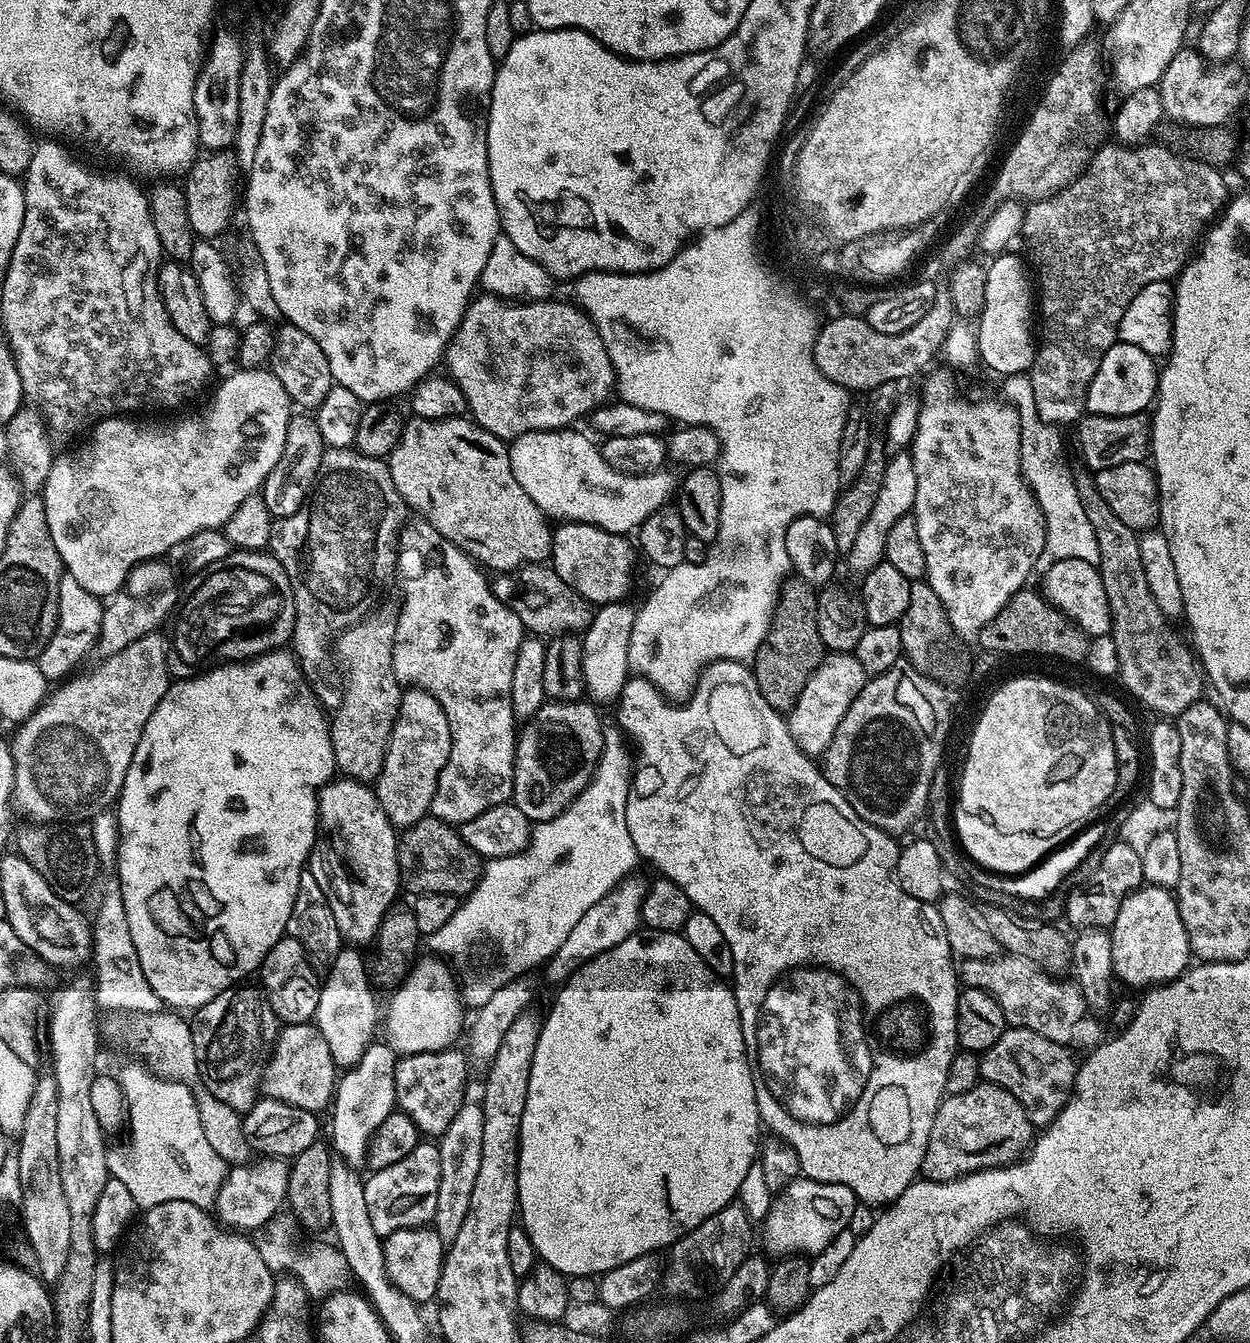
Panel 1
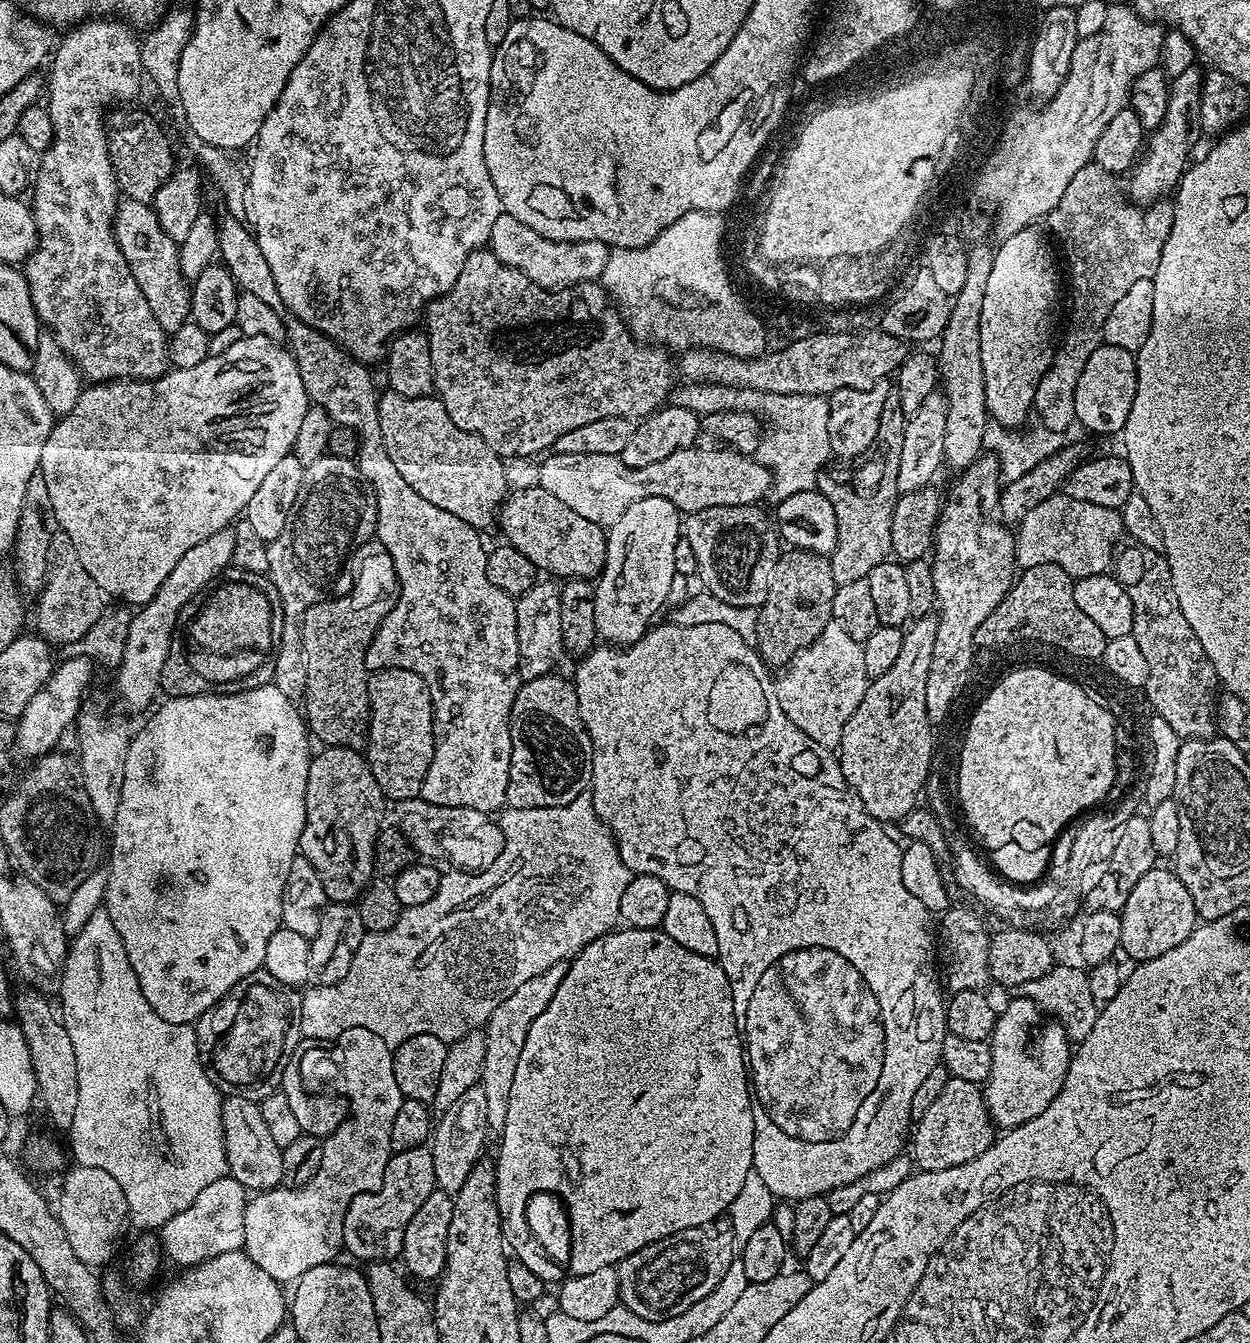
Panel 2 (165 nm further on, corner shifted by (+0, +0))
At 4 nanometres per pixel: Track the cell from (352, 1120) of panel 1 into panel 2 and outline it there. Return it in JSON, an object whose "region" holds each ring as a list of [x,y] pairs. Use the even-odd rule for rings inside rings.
{"region":[[[357,1031],[353,1040],[348,1040],[338,1053],[339,1075],[344,1080],[344,1092],[352,1099],[350,1101],[350,1115],[346,1124],[330,1133],[324,1140],[322,1166],[312,1176],[308,1184],[300,1188],[279,1186],[268,1191],[261,1191],[249,1199],[246,1208],[246,1222],[244,1223],[243,1251],[270,1278],[281,1282],[296,1282],[308,1270],[323,1264],[333,1263],[336,1255],[341,1255],[344,1243],[344,1219],[350,1202],[363,1192],[375,1192],[384,1181],[384,1171],[388,1159],[393,1156],[390,1130],[394,1126],[394,1118],[400,1109],[401,1095],[398,1082],[394,1078],[392,1065],[393,1049],[378,1034]]]}

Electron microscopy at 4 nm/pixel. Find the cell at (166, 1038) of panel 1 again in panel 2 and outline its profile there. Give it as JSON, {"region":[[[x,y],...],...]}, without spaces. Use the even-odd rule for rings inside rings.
{"region":[[[230,1096],[223,1104],[223,1142],[229,1175],[250,1192],[268,1191],[283,1183],[283,1149],[270,1138],[259,1103],[246,1098]]]}

